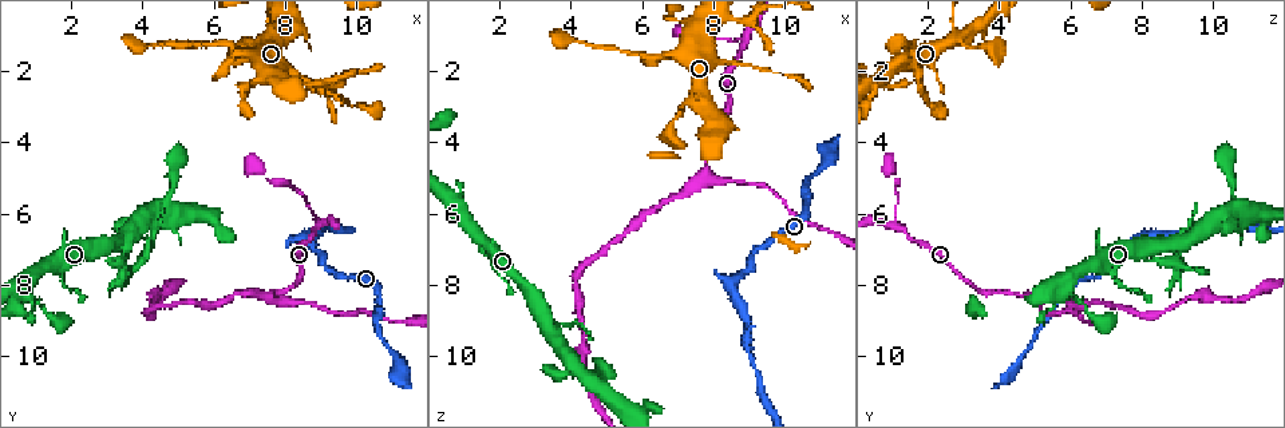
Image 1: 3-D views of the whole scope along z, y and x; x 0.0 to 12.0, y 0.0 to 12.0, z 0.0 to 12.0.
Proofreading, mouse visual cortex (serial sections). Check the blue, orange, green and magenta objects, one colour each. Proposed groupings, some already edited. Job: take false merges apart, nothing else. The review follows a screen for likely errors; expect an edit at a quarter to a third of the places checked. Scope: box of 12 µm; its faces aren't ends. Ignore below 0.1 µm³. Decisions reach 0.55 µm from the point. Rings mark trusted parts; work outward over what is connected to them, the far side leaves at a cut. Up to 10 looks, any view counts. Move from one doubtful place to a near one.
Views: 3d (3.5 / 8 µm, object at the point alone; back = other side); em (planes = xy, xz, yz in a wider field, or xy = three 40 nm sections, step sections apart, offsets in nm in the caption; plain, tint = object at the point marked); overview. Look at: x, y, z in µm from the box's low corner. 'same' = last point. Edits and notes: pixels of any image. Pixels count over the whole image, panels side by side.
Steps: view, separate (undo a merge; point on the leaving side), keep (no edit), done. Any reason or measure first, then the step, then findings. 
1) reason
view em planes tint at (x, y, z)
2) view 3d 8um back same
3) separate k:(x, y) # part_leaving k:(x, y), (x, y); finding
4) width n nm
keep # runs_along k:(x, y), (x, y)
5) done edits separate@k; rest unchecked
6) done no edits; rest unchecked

arms part here
view 3d 3.5um at (8.9, 6.2, 1.1)

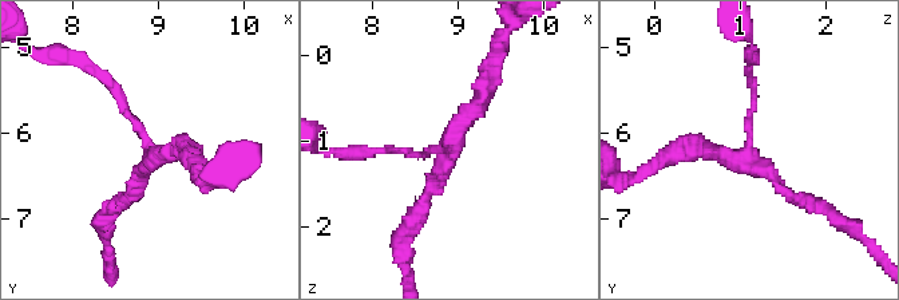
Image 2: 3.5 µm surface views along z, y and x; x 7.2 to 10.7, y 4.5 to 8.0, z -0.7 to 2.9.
now the EM
view em planes tint at (8.90, 6.30, 1.10)

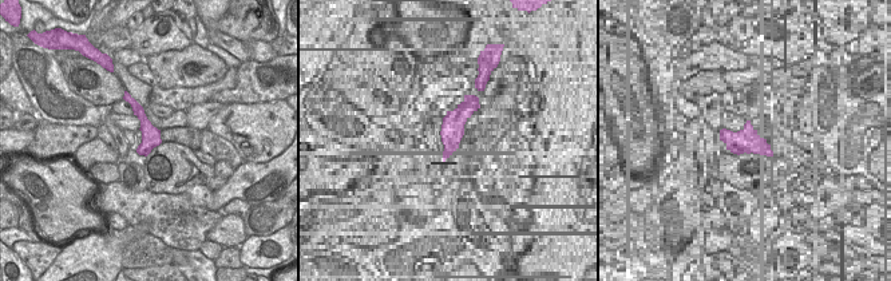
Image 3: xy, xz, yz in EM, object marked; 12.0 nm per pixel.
keep # runs_along 2:(814, 204), (749, 156), (752, 81); continuous, no second cell

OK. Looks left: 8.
calibre changes
view 3d 3.5um at (8.6, 8.5, 5.0)

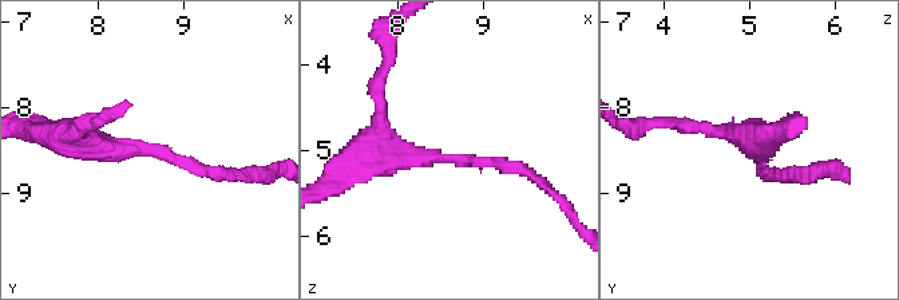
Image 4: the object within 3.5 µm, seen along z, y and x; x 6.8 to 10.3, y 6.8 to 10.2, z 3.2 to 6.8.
view em xy step 1 tint at (8.55, 8.50, 5.10)

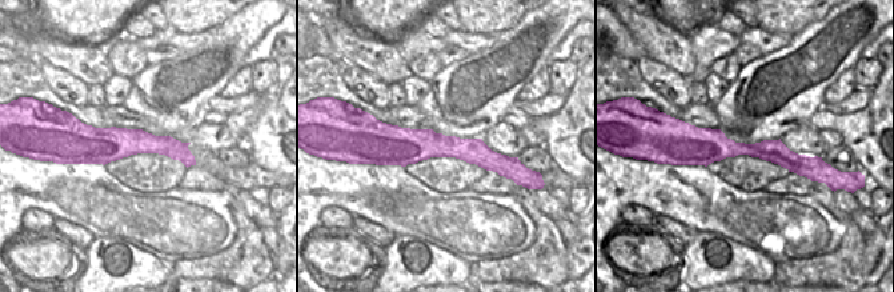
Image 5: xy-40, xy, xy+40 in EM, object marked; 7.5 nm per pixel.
another direction
view em planes tint same

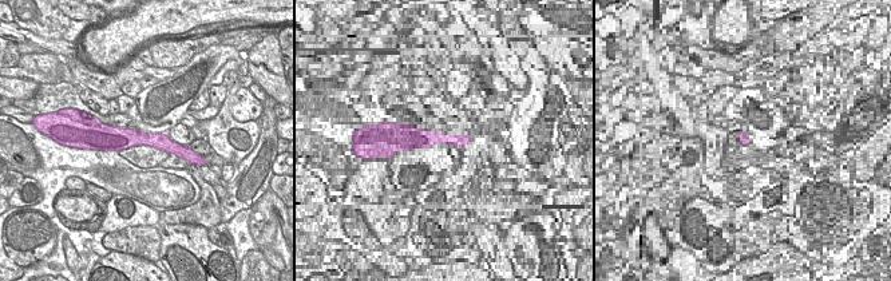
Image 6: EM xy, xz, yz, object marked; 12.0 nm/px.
keep # runs_along 4:(80, 130), (229, 176); all the same cell

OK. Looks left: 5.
abrupt turn
view 3d 3.5um at (8.5, 6.5, 7.9)

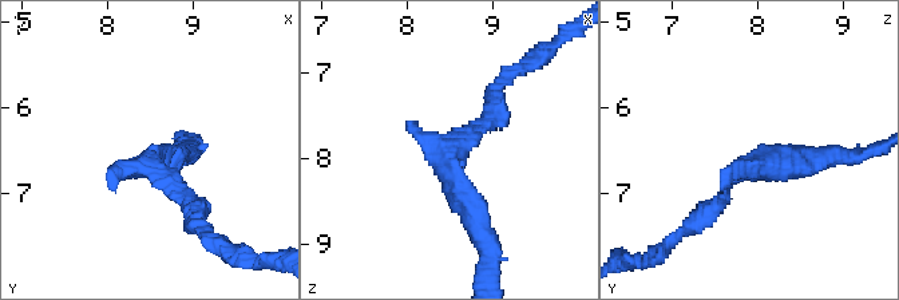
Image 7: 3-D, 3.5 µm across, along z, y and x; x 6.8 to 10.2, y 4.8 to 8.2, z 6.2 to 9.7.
now the EM
view em xy step 3 tint at (8.50, 6.55, 7.95)

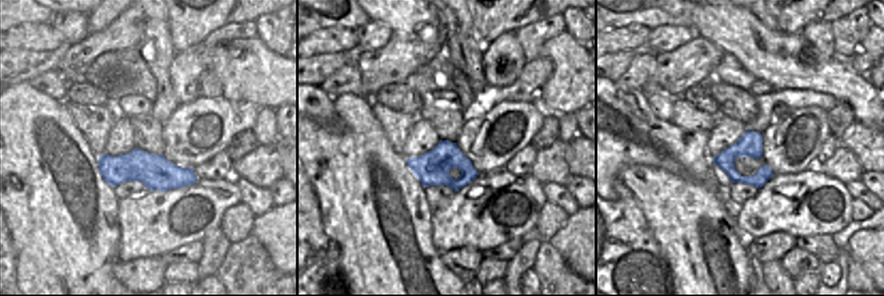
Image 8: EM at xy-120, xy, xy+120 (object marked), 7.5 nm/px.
keep # runs_along 8:(102, 160), (192, 179); one cell here

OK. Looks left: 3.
view 3d 8um at (6.6, 1.4, 1.5)

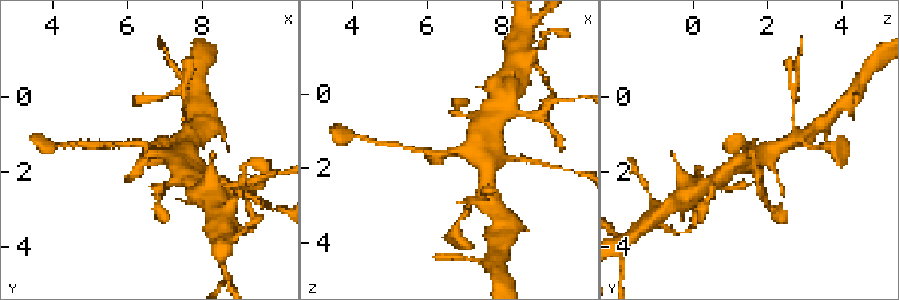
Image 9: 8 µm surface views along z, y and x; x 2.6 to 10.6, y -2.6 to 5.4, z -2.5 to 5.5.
view em xy step 1 tint at (6.6, 1.5, 1.6)

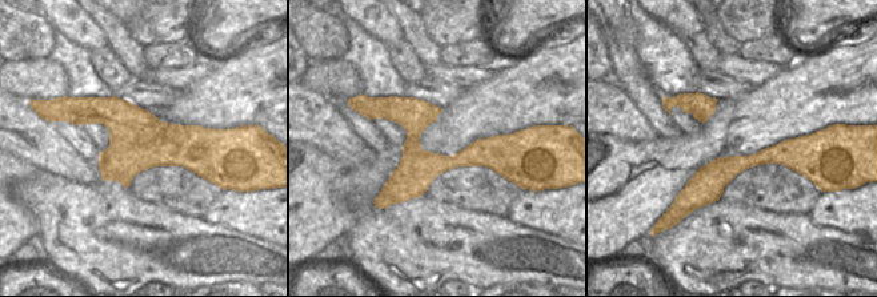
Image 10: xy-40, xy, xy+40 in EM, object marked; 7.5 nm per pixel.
keep # runs_along 9:(483, 161), (462, 149), (411, 147); all the same cell

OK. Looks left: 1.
done no edits; rest unchecked

